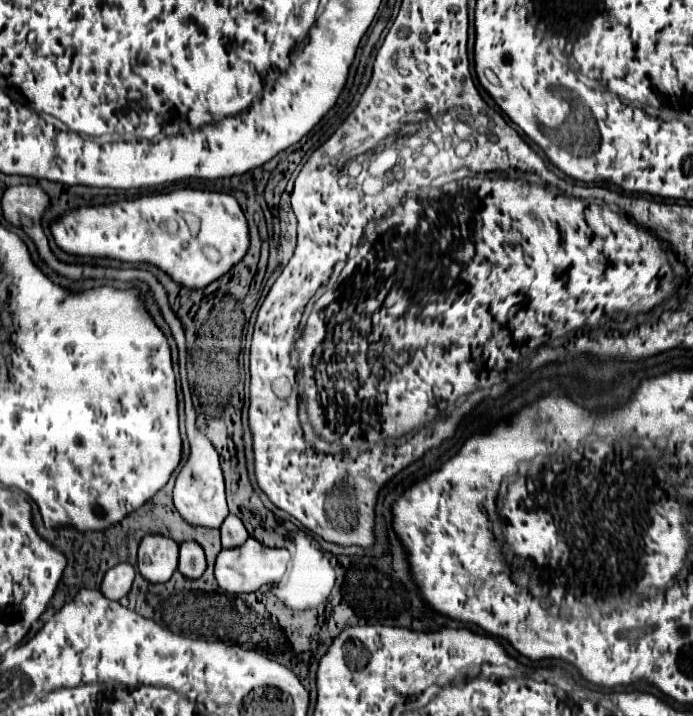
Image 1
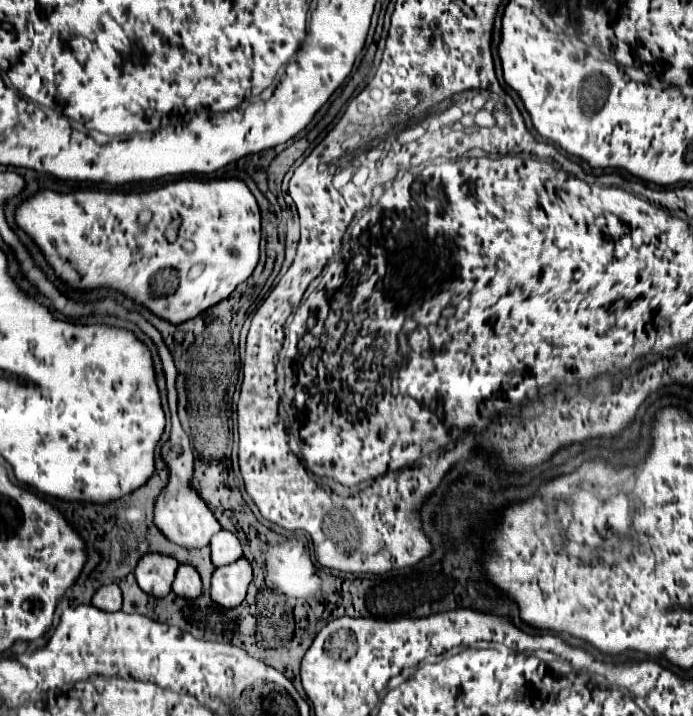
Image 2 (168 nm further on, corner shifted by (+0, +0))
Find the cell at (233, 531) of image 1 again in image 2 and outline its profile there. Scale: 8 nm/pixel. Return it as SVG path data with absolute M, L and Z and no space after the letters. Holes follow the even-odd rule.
M224 529L212 537L210 549L212 549L214 567L224 567L224 565L238 561L242 557L242 547L240 547L238 537Z

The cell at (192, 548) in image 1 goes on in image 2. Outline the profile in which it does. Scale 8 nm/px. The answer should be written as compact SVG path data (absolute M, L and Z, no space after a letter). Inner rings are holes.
M180 565L178 567L172 591L178 597L188 599L188 601L200 597L200 593L202 593L202 581L200 581L200 575L196 573L196 569L192 565Z

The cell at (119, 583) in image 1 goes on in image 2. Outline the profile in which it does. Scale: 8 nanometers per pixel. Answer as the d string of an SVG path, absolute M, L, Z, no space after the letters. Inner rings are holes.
M104 585L96 591L92 597L92 605L96 609L106 609L106 611L120 611L122 609L122 593L116 585Z

